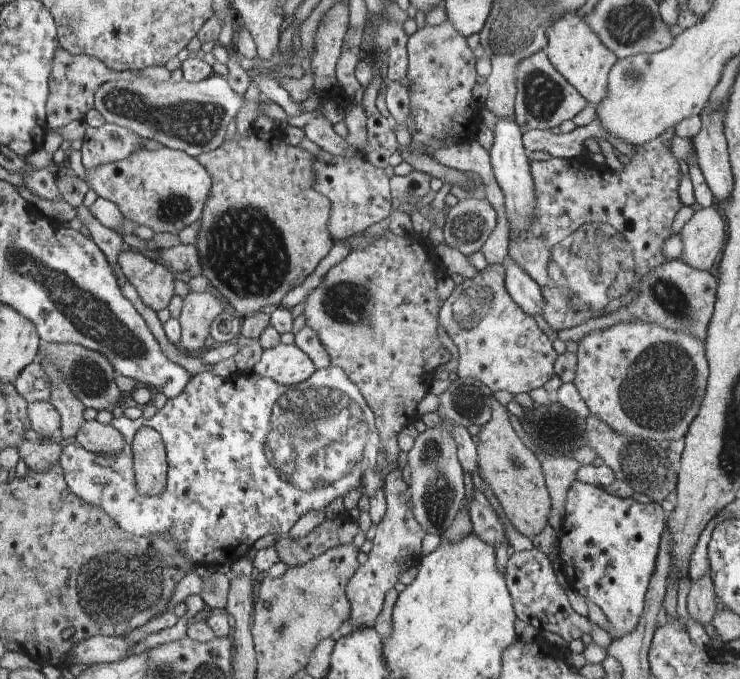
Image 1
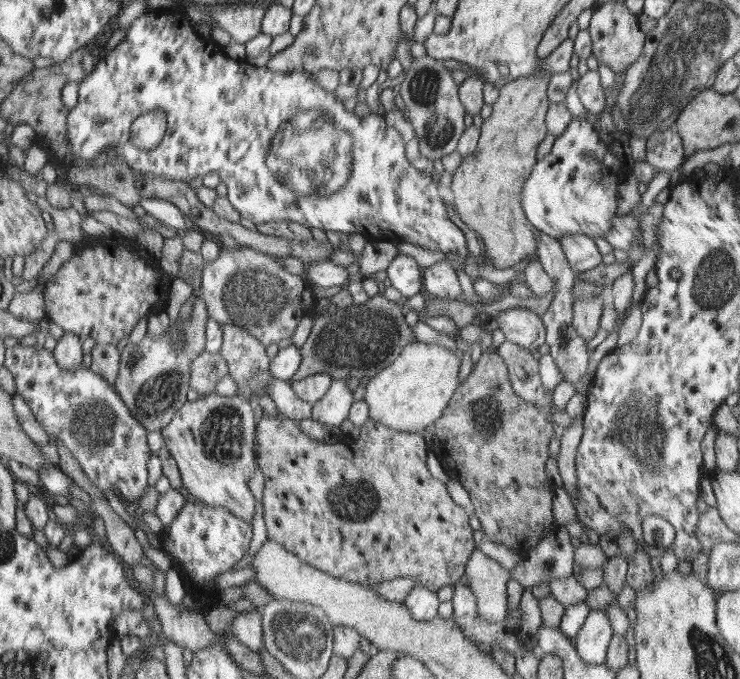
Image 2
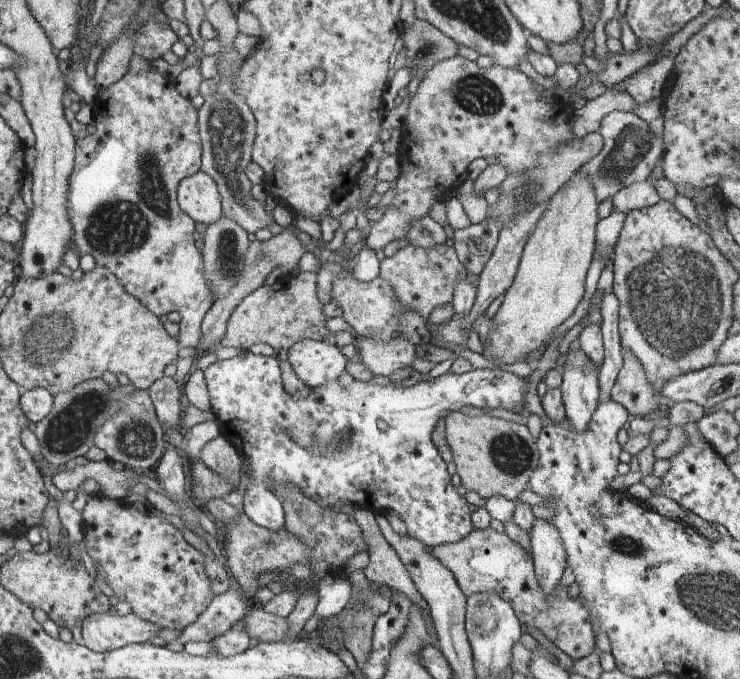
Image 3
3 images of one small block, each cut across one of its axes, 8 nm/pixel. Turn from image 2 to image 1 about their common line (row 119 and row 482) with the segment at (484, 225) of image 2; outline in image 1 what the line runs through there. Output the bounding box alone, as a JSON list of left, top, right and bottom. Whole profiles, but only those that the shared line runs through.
[477,394,552,539]

